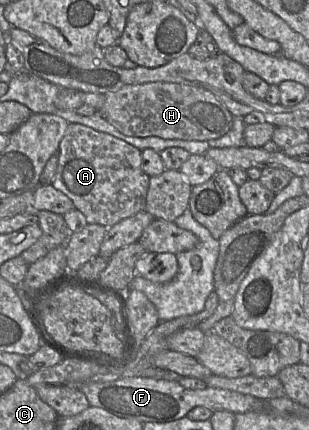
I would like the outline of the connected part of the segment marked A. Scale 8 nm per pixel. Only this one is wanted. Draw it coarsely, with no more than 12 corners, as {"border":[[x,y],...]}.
{"border":[[69,123],[52,185],[88,224],[145,209],[135,146]]}

